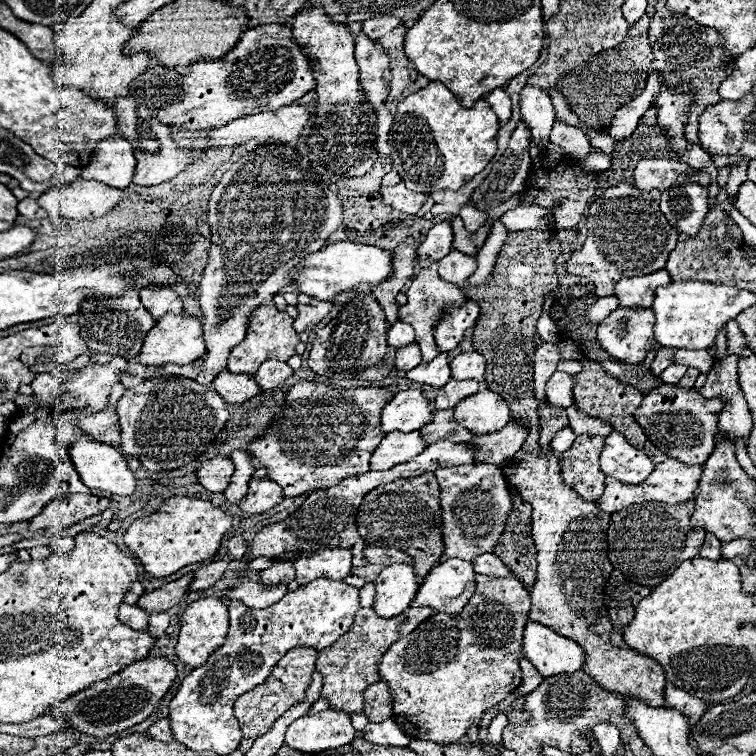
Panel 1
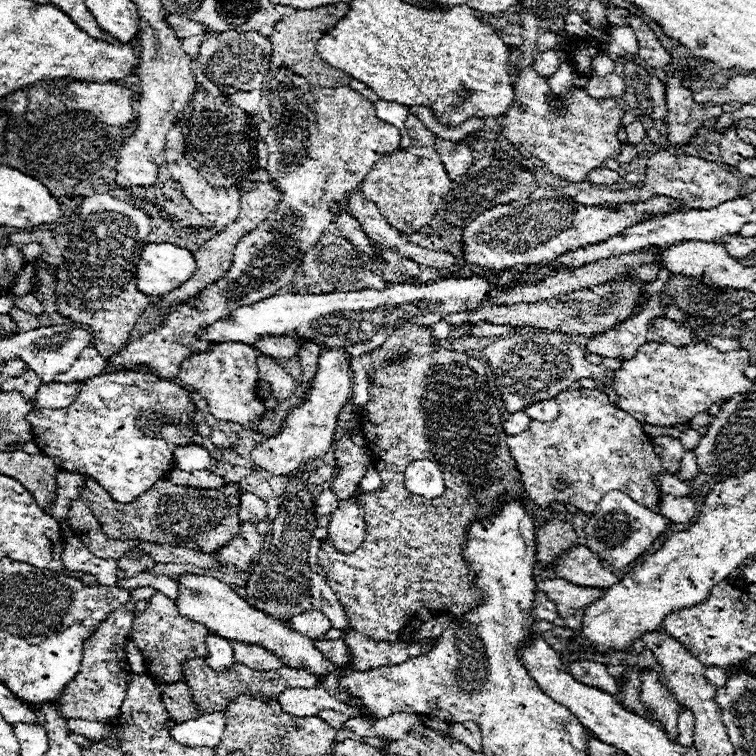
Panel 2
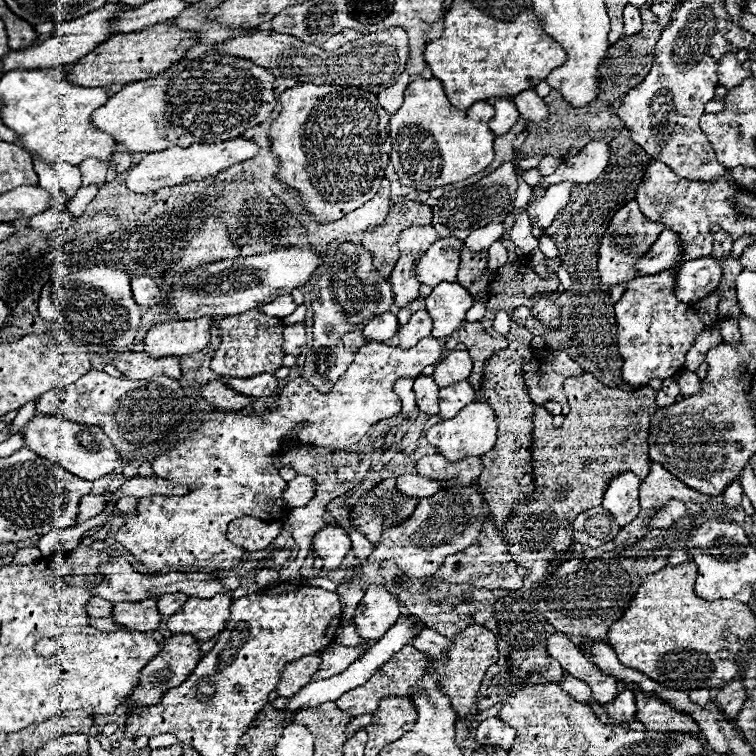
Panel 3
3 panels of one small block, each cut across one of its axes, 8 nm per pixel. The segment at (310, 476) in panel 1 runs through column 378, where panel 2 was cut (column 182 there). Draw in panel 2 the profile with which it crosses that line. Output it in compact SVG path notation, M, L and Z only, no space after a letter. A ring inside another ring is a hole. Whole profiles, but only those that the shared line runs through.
M112 372L104 376L90 378L80 384L80 392L74 404L60 410L34 408L28 412L28 422L32 424L34 442L40 452L48 454L60 470L74 474L92 476L102 484L116 502L132 502L144 494L160 478L166 478L174 464L174 448L180 444L190 444L194 440L192 418L190 418L190 392L174 382L160 380L154 374L144 372Z

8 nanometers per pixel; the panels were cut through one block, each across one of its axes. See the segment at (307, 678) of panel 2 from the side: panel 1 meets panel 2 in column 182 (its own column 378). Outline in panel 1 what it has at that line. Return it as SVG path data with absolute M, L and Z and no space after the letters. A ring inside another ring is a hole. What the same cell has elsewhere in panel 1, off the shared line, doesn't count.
M476 574L476 594L472 596L472 600L468 602L464 612L460 612L460 614L438 612L432 618L424 620L414 632L410 632L408 636L404 636L396 644L392 644L390 650L382 656L382 660L378 664L378 672L380 672L380 682L386 682L386 686L388 686L388 692L390 692L390 698L392 698L392 718L400 724L400 728L404 728L404 732L410 738L430 740L430 742L436 742L436 744L456 744L456 742L460 742L462 736L468 734L470 728L480 728L482 716L488 710L496 708L510 692L514 692L520 686L520 676L522 674L520 674L518 660L522 658L522 634L524 634L524 626L528 622L528 612L530 612L530 592L524 588L524 584L516 576L494 578L494 576Z

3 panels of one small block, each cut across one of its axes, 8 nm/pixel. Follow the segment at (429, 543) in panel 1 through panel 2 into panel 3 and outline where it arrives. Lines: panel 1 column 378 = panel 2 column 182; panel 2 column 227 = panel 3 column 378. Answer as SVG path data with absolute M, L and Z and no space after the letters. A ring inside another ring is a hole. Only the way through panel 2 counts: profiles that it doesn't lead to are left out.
M396 478L382 480L368 490L352 508L352 524L372 544L378 544L384 528L402 524L418 506L418 498L404 496L396 490Z

